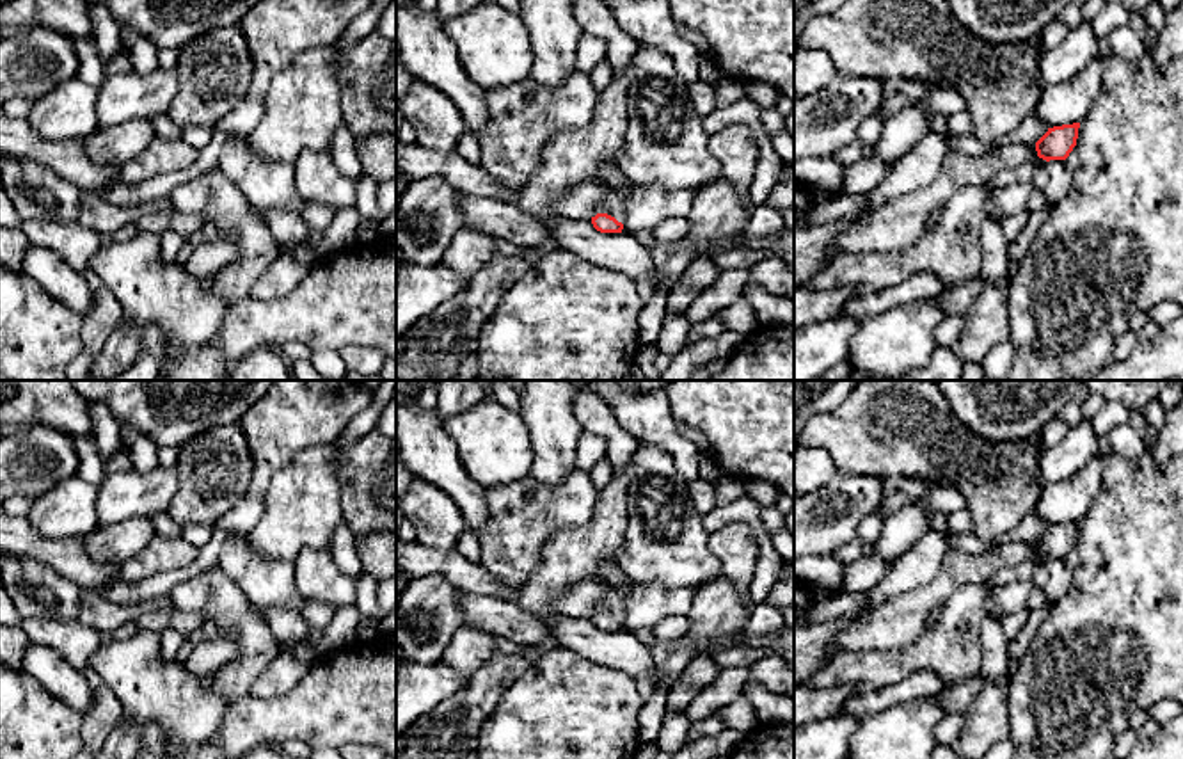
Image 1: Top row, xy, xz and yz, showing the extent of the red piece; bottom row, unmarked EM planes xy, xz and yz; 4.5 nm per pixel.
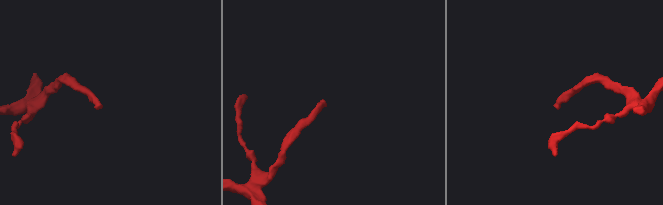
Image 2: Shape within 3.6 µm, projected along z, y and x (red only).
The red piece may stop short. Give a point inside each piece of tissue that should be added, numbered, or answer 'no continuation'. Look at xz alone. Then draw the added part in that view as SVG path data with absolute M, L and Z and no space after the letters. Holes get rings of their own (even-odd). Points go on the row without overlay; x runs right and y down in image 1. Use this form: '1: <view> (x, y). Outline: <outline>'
1: xz (613, 601). Outline: M634 585L629 587L611 587L609 592L595 604L593 615L597 611L607 611L623 622L625 619L625 599L632 592Z

